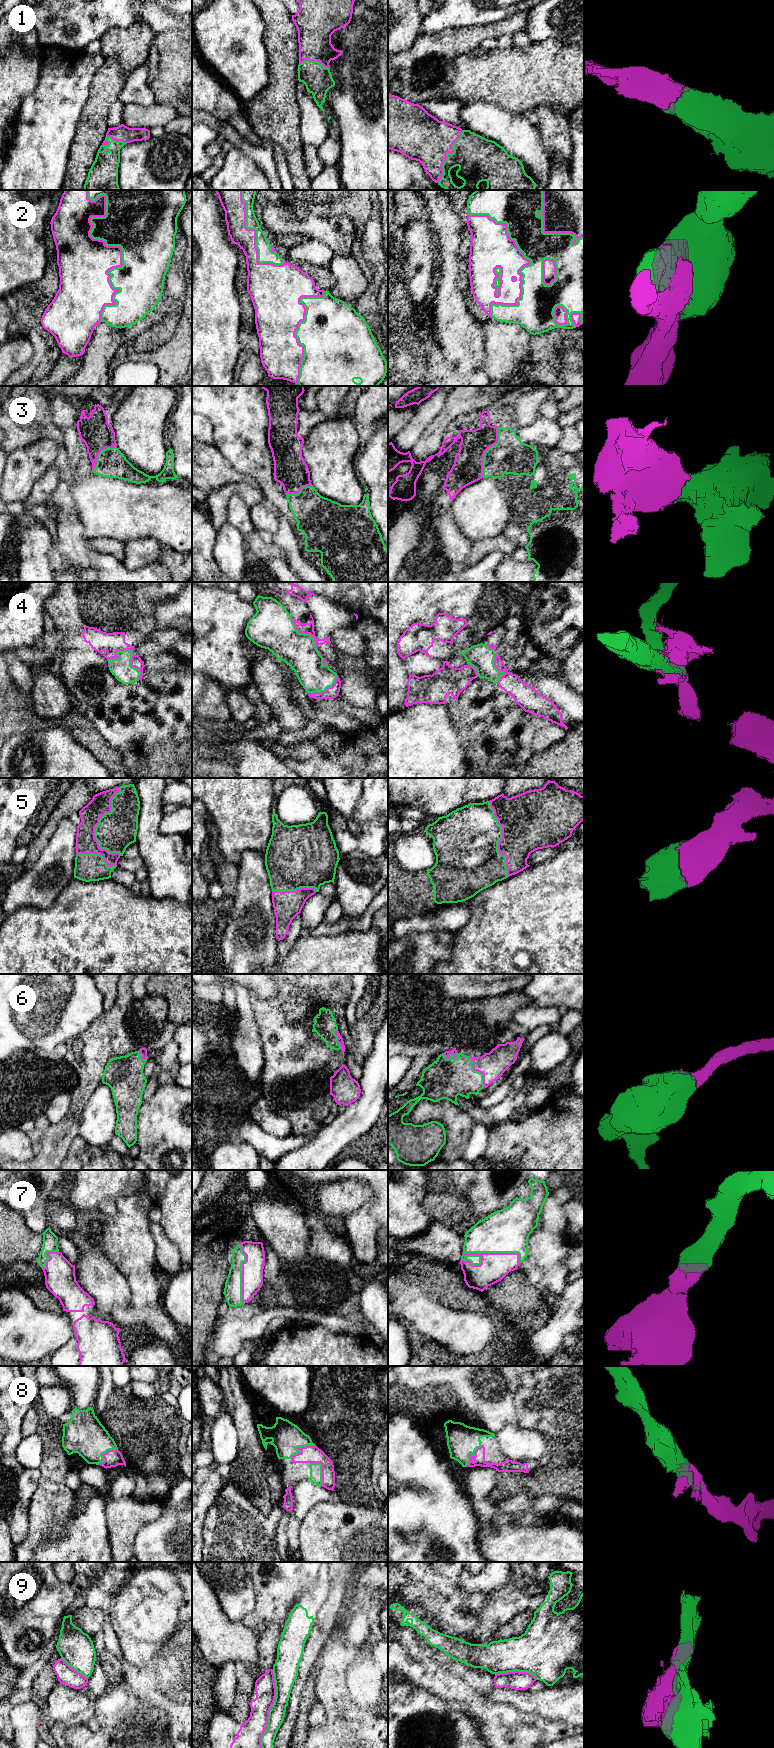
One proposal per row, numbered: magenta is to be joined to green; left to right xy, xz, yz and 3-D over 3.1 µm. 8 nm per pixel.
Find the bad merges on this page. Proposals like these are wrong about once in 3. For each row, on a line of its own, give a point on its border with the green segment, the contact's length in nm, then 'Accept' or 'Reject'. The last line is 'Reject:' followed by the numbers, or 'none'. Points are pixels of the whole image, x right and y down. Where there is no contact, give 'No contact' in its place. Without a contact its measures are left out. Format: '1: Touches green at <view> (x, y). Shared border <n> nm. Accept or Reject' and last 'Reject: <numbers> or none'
1: Touches green at yz (446, 154). Shared border 460 nm. Accept
2: Touches green at xy (115, 245). Shared border 1050 nm. Accept
3: Touches green at yz (486, 451). Shared border 420 nm. Accept
4: Touches green at xz (307, 634). Shared border 400 nm. Reject
5: Touches green at xy (96, 826). Shared border 550 nm. Accept
6: Touches green at yz (477, 1071). Shared border 280 nm. Accept
7: Touches green at yz (489, 1252). Shared border 480 nm. Accept
8: Touches green at xz (300, 1446). Shared border 240 nm. Accept
9: Touches green at xz (271, 1708). Shared border 650 nm. Reject
Reject: 4, 9

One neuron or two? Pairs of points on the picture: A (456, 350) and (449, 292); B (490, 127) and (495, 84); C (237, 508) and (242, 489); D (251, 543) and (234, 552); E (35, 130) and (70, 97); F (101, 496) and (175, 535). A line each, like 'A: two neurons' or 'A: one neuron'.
A: one neuron
B: two neurons
C: two neurons
D: two neurons
E: one neuron
F: one neuron

